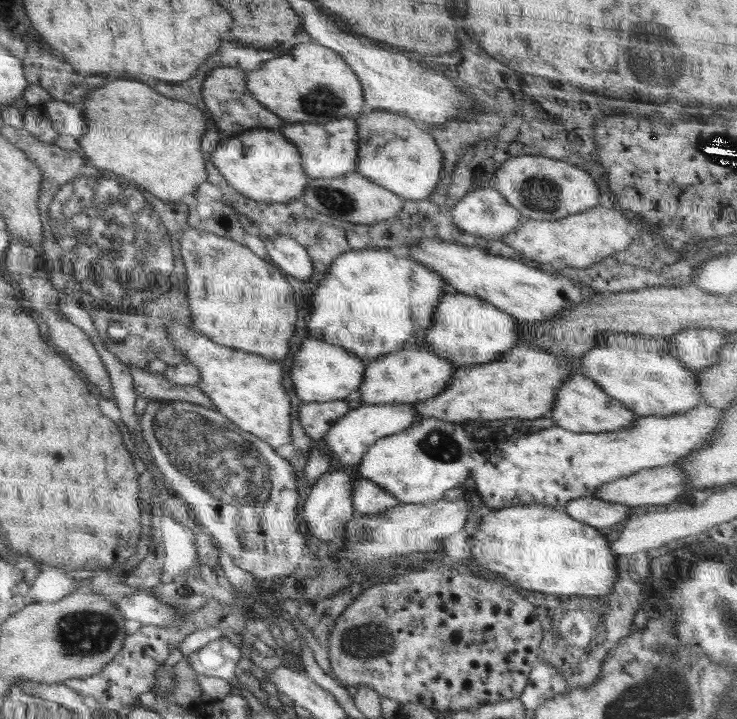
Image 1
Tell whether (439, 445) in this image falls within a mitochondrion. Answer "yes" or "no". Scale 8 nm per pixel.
yes

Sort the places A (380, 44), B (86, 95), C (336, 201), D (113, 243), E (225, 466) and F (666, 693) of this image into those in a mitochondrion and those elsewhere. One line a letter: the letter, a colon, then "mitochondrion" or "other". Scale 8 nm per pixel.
A: other
B: other
C: mitochondrion
D: mitochondrion
E: mitochondrion
F: mitochondrion

